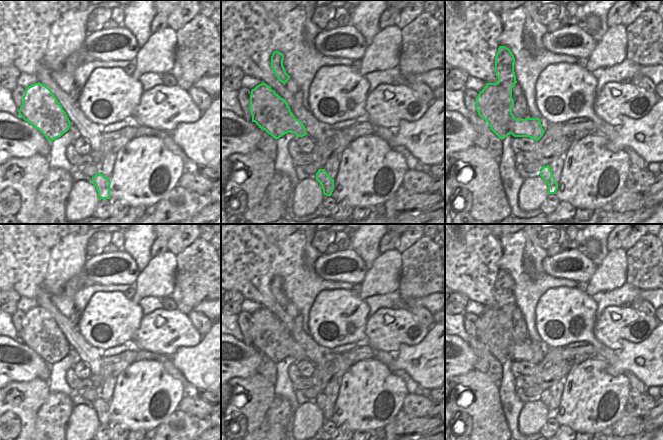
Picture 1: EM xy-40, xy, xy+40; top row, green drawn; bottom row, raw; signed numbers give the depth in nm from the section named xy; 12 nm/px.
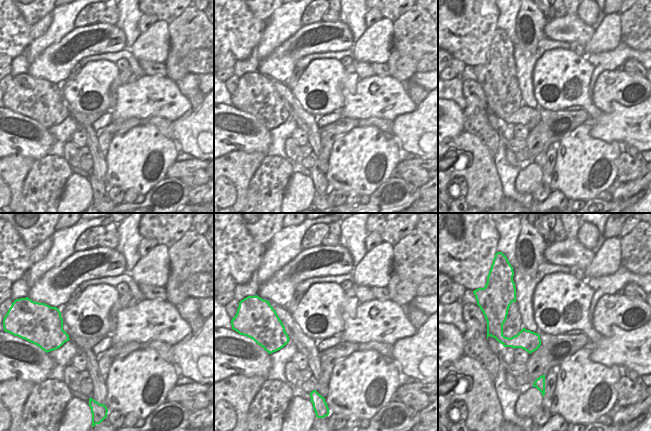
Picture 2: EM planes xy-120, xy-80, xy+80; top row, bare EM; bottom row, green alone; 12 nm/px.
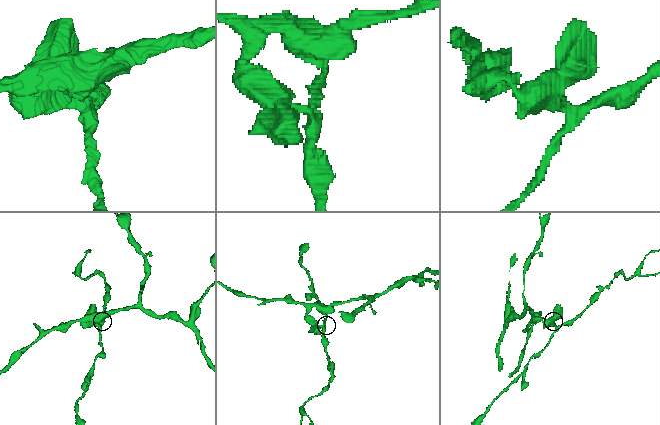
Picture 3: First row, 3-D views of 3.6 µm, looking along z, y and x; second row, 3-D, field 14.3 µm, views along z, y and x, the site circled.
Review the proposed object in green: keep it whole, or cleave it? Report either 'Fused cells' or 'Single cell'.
Fused cells

